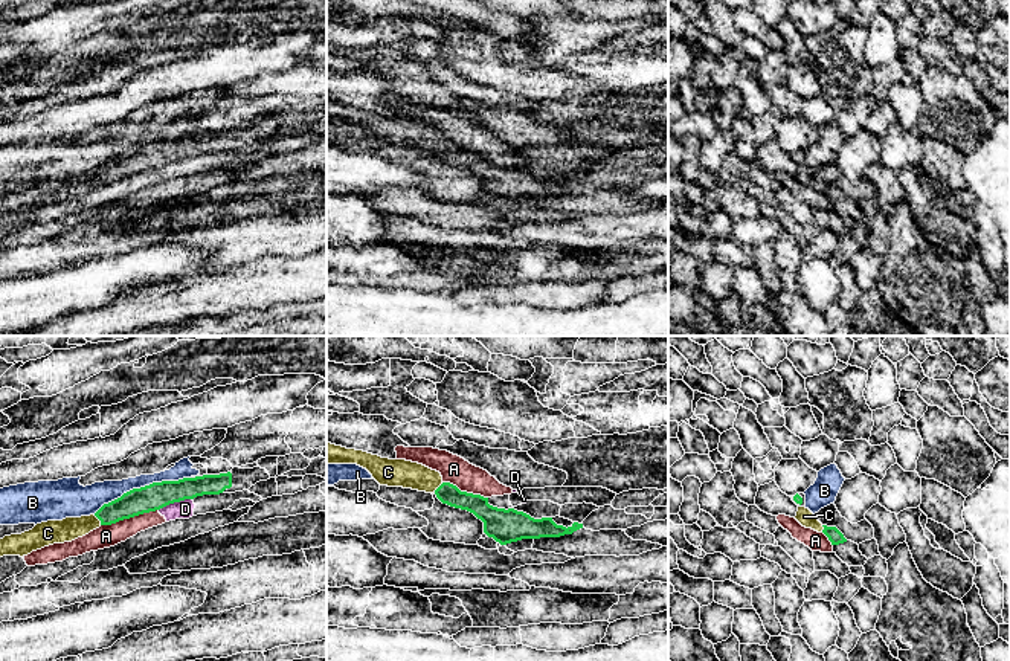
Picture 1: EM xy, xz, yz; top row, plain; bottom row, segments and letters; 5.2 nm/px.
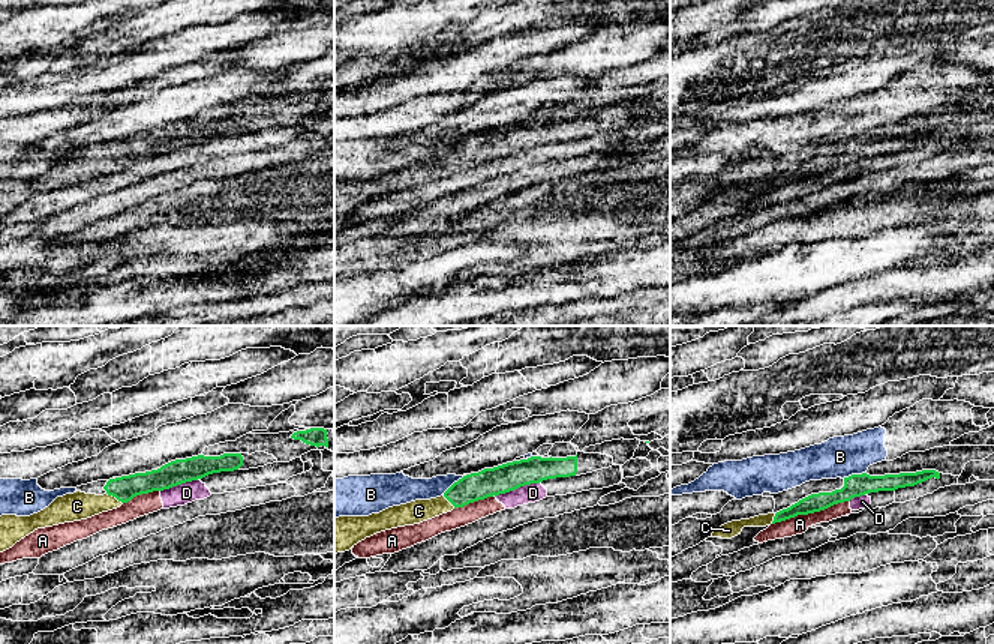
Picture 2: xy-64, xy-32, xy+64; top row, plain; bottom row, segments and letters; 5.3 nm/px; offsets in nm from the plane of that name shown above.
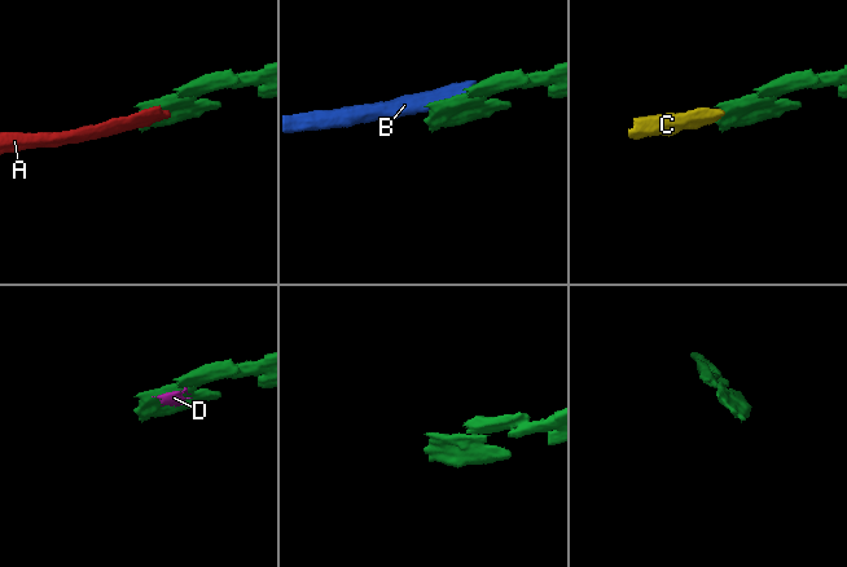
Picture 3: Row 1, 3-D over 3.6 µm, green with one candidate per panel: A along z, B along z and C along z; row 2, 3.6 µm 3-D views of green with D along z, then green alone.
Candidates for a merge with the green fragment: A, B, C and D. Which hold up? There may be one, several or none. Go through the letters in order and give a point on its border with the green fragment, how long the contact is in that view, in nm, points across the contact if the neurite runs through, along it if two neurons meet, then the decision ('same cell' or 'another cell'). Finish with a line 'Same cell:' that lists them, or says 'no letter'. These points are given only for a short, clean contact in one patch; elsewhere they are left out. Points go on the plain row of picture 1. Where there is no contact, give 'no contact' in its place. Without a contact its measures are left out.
A: meets green in xy at (128, 176); contact 320 nm long; border along xy (157, 167), (101, 183); another cell
B: meets green in xy at (141, 145); contact 550 nm long; another cell
C: meets green in xy at (98, 176); contact 70 nm long; runs through xy (138, 159), (98, 176), (80, 185), (54, 190); same cell
D: meets green in xy at (174, 159); contact 190 nm long; border along xy (191, 156), (170, 161), (159, 168); another cell
Same cell: C

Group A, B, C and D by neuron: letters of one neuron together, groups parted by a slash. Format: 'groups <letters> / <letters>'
groups A D / B / C

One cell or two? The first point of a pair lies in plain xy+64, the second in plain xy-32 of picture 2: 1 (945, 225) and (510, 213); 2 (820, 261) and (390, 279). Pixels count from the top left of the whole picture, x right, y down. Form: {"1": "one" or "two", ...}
{"1": "two", "2": "one"}

